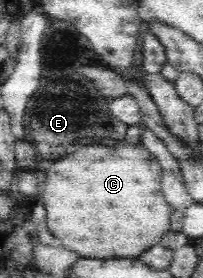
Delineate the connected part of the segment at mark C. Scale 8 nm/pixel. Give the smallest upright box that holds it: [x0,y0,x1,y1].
[42,139,171,260]

